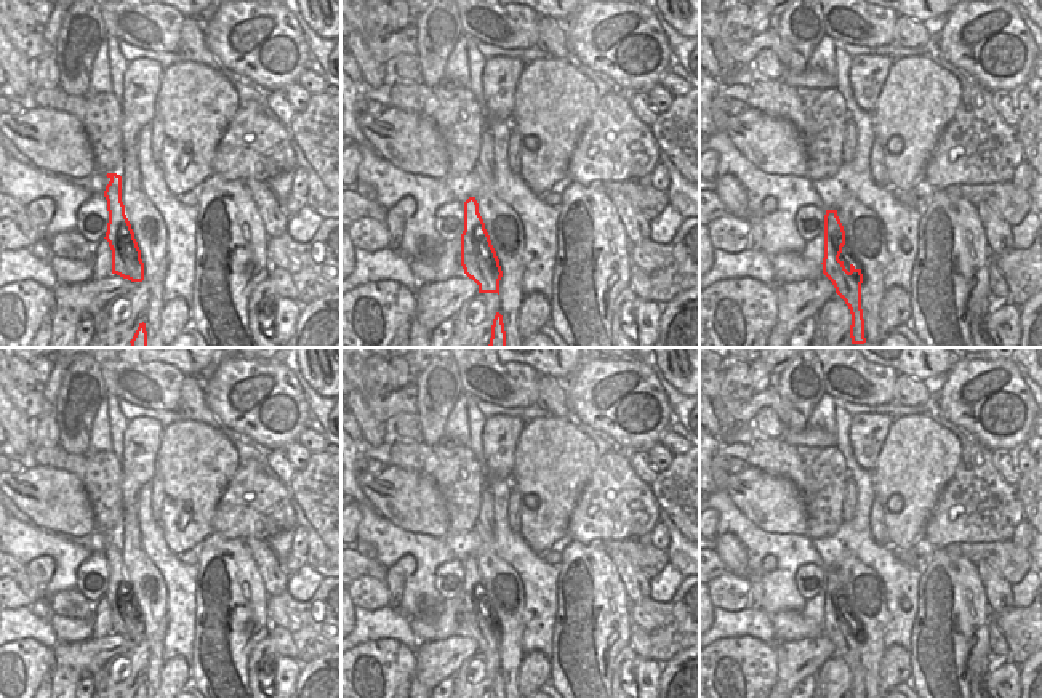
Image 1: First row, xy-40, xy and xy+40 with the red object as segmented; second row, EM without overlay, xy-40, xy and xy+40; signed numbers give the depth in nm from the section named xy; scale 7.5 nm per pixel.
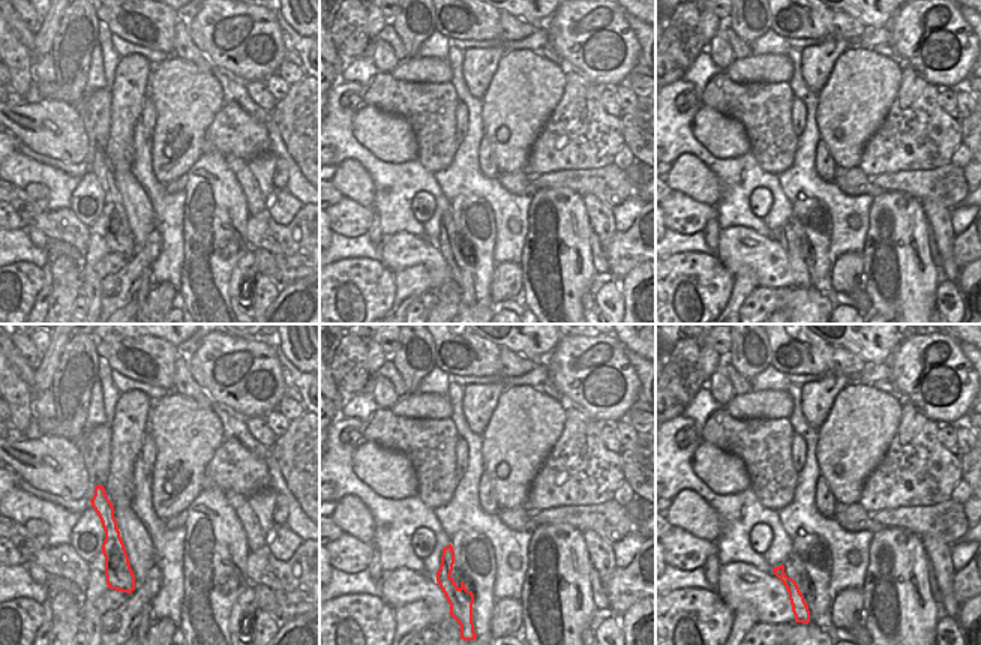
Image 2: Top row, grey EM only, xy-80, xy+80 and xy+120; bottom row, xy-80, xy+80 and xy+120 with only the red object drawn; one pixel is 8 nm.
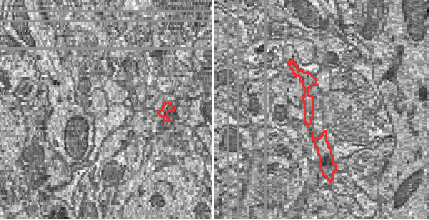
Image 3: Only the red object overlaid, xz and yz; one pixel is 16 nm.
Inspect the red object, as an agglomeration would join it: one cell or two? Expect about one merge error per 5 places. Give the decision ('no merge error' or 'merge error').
no merge error

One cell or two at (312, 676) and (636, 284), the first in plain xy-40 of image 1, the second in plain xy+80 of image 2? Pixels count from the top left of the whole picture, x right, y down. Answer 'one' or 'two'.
one

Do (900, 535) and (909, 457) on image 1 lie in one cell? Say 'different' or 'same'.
same

